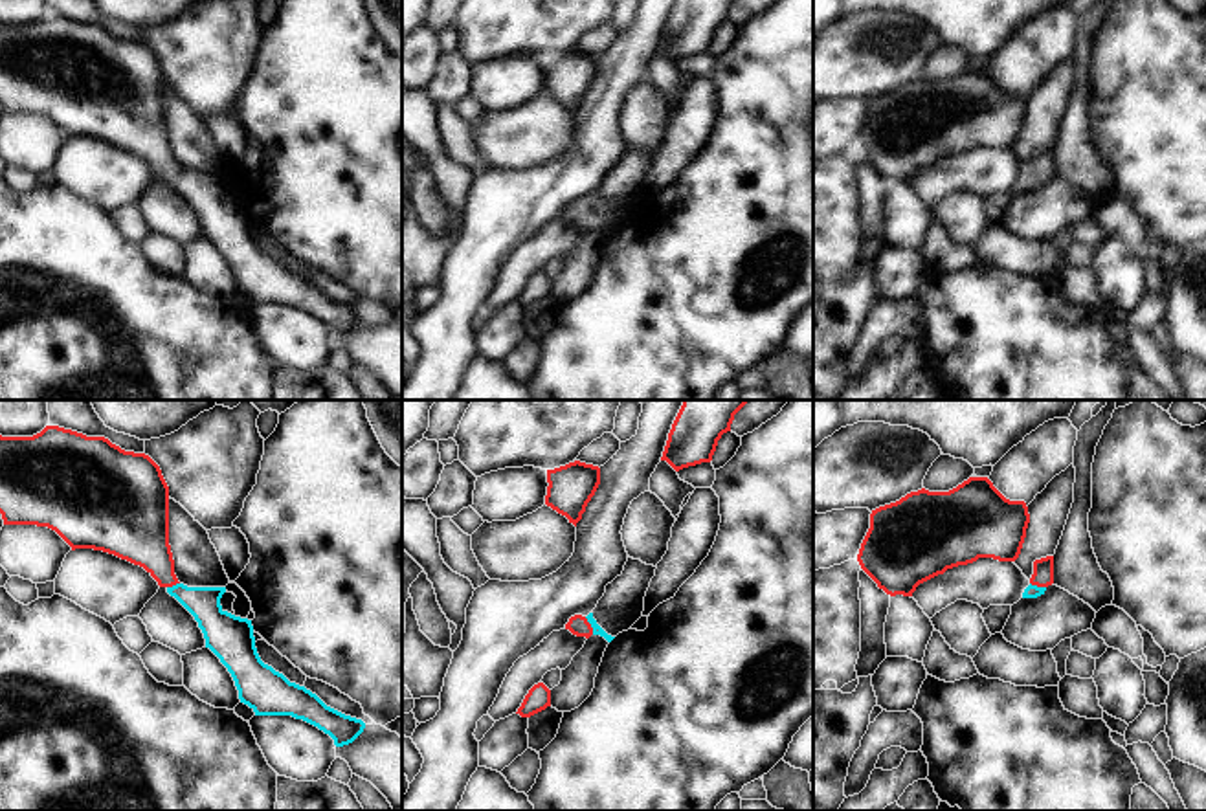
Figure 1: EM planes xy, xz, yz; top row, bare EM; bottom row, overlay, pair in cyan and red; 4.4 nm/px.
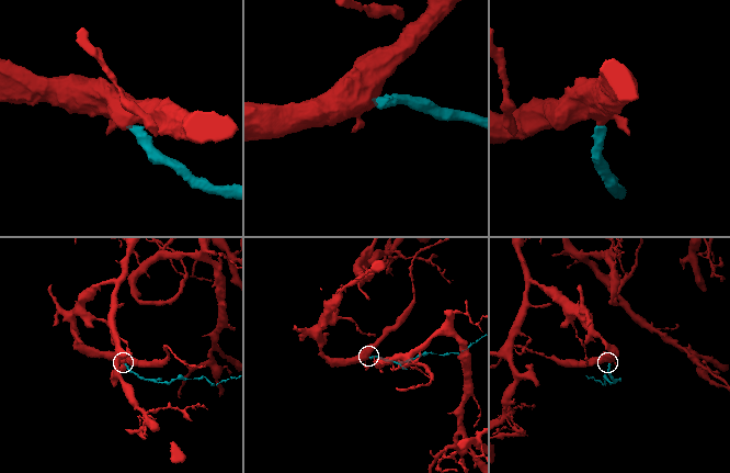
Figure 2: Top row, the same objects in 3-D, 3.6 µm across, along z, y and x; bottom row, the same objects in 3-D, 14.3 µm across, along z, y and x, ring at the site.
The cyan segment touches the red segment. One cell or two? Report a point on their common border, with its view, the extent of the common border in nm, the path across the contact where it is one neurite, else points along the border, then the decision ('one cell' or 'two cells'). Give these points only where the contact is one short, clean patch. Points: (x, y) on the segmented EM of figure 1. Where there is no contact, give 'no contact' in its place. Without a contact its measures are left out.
contact xz (591, 626); length 90 nm; way xz (597, 630), (591, 626), (577, 624); one cell

